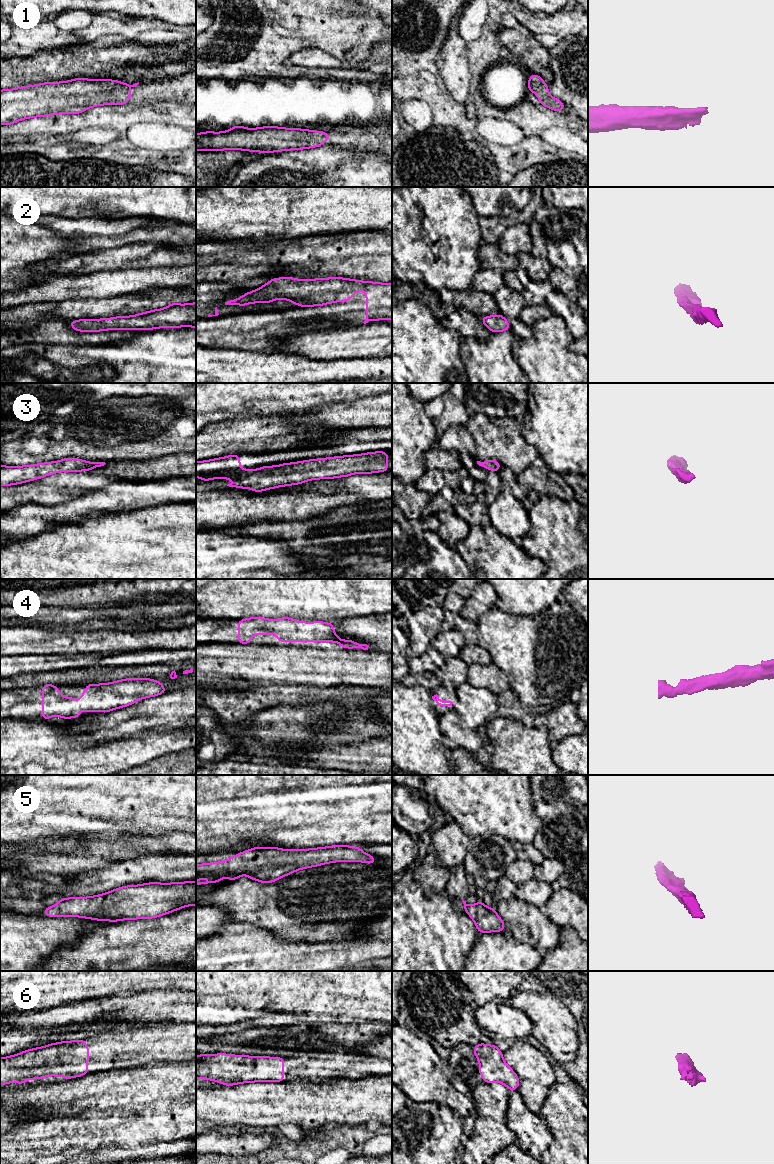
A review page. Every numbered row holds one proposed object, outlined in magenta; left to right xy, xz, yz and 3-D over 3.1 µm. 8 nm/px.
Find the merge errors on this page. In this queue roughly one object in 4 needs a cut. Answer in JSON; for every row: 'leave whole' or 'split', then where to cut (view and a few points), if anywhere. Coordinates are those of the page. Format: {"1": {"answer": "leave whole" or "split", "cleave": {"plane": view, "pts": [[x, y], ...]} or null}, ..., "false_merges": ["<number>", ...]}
{"1": {"answer": "leave whole", "cleave": null}, "2": {"answer": "leave whole", "cleave": null}, "3": {"answer": "leave whole", "cleave": null}, "4": {"answer": "leave whole", "cleave": null}, "5": {"answer": "leave whole", "cleave": null}, "6": {"answer": "leave whole", "cleave": null}, "false_merges": []}

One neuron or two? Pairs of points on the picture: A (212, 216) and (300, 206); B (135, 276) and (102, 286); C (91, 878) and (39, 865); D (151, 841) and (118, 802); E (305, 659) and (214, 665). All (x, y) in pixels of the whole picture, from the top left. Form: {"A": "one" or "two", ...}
{"A": "one", "B": "one", "C": "two", "D": "two", "E": "one"}

